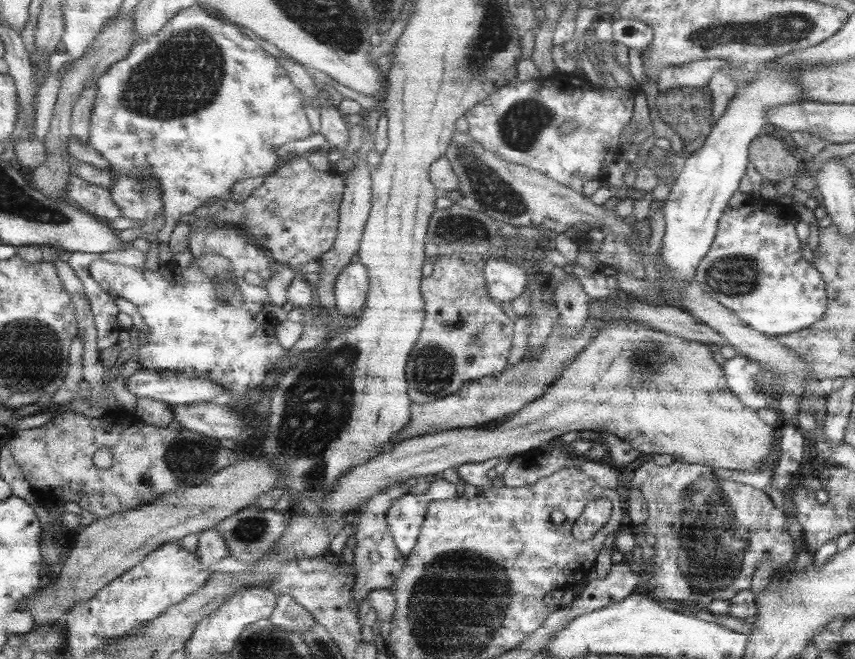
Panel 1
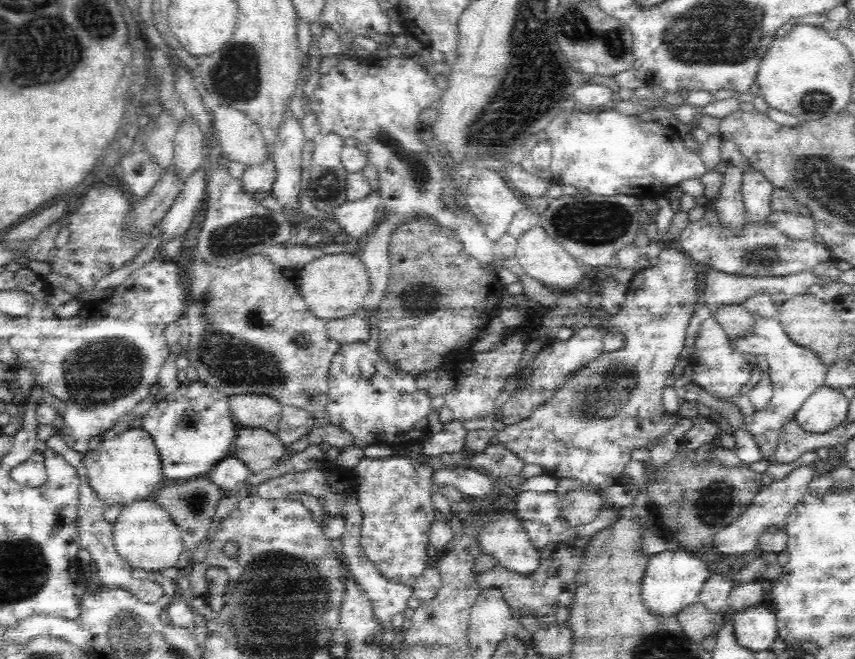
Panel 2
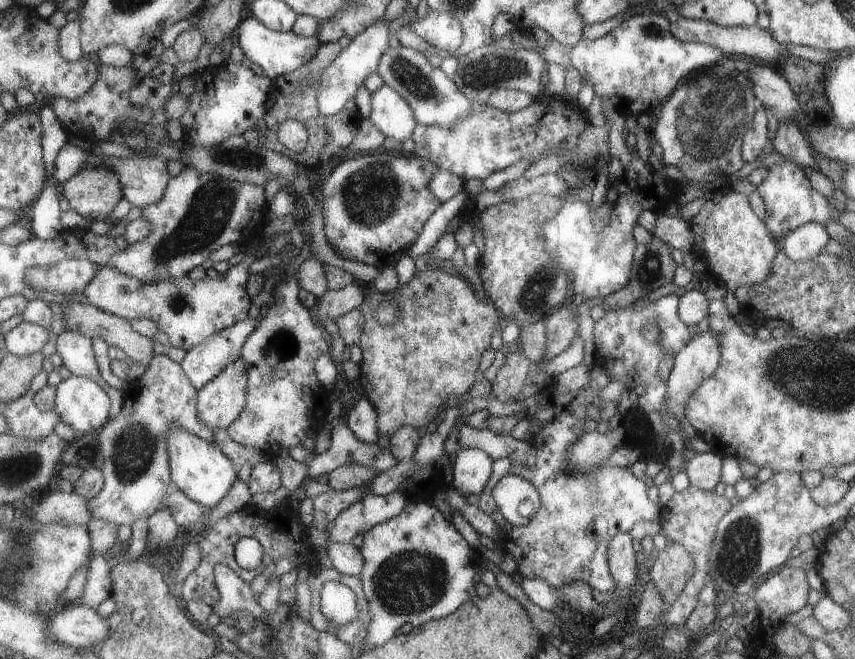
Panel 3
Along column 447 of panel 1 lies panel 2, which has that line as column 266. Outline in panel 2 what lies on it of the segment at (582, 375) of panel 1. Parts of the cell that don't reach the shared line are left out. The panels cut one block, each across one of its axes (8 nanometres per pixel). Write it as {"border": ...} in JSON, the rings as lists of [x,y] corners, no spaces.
{"border":[[[239,428],[229,452],[244,463],[249,473],[260,474],[278,464],[285,446],[275,434],[262,428]]]}

